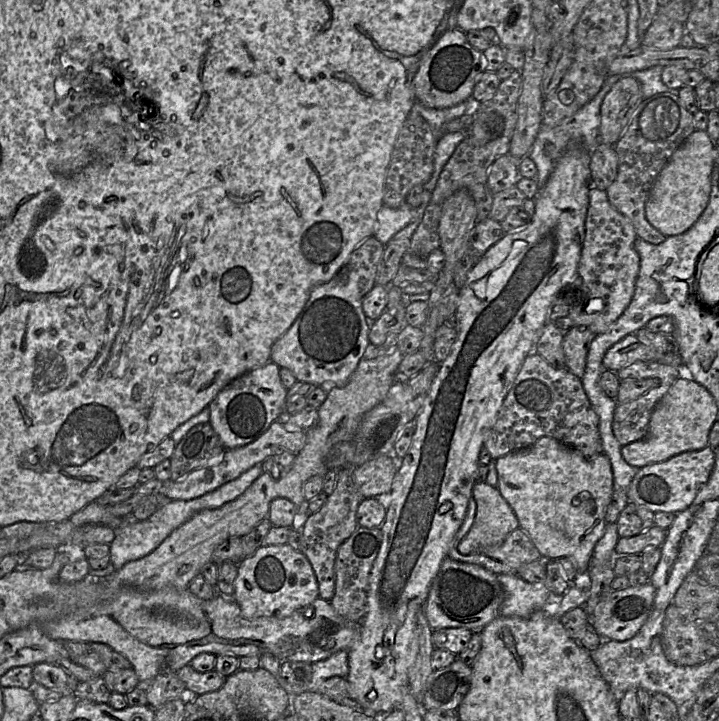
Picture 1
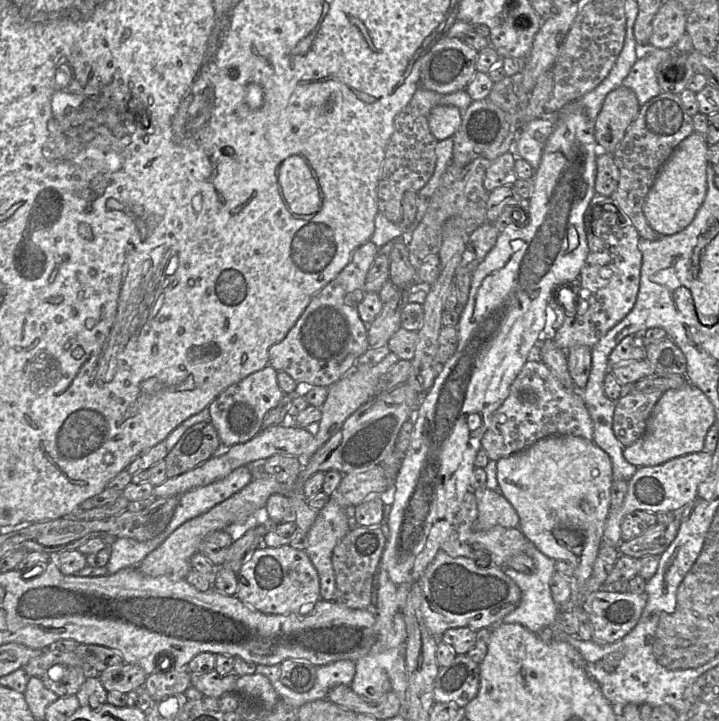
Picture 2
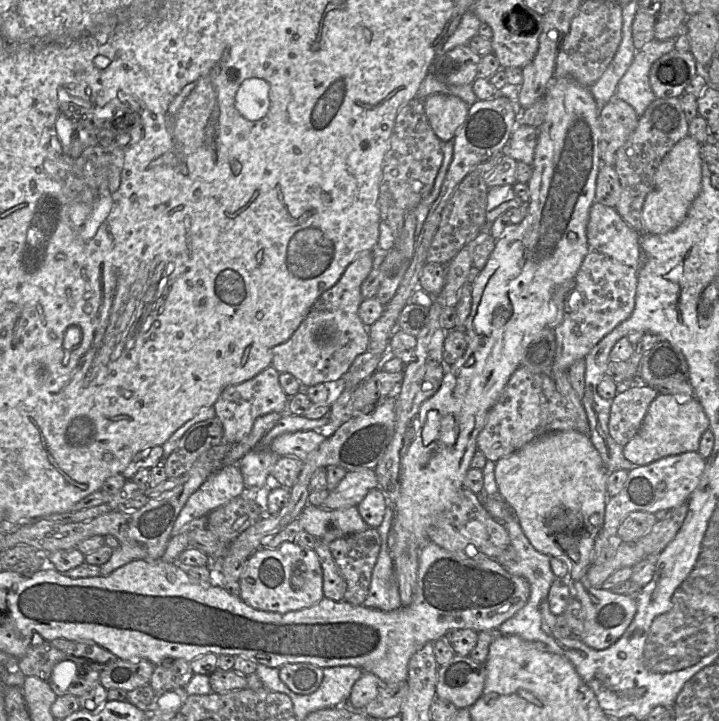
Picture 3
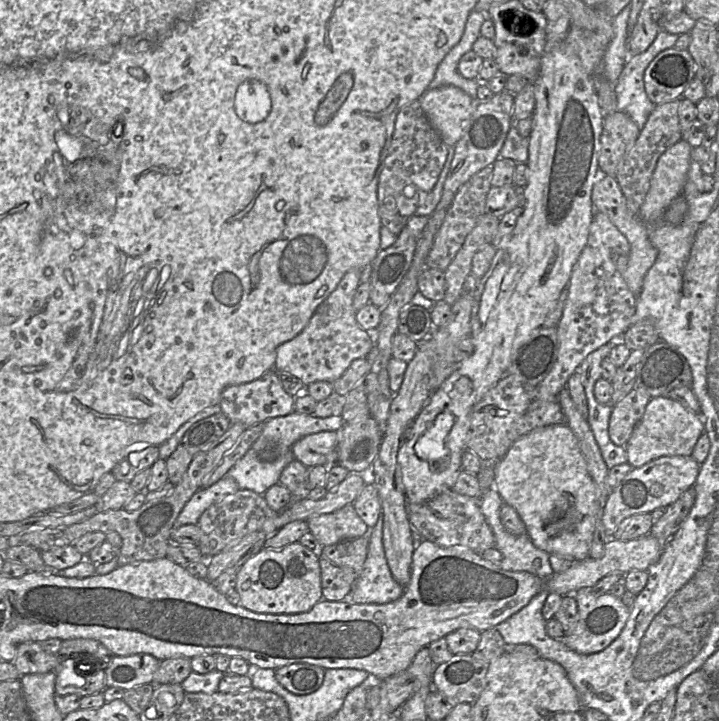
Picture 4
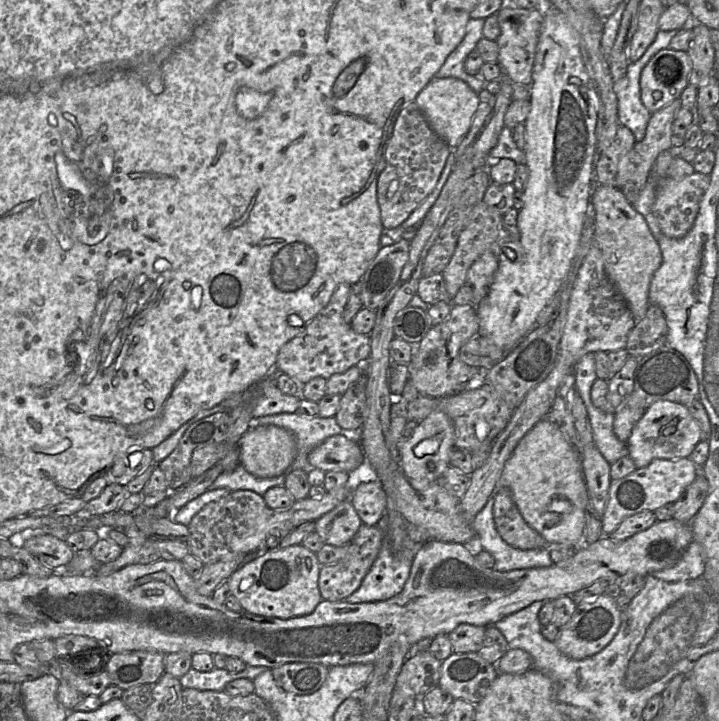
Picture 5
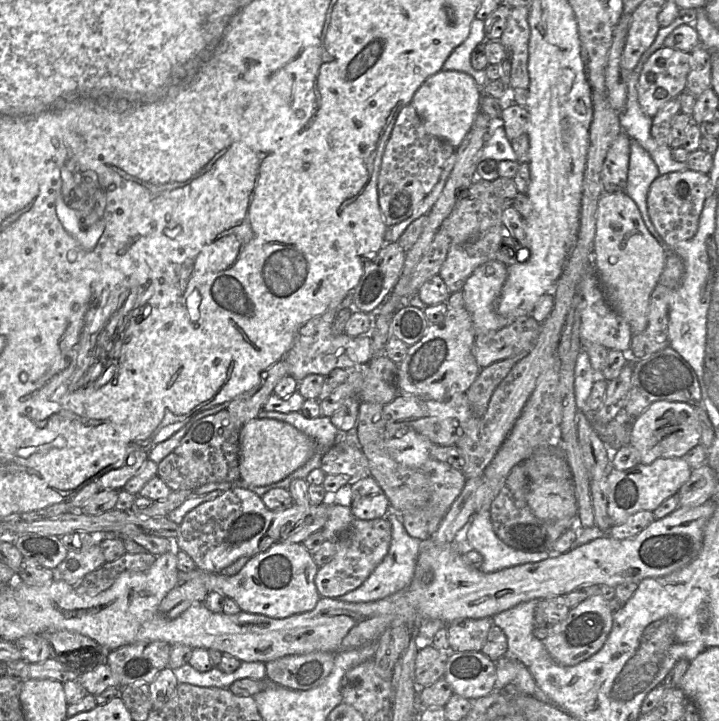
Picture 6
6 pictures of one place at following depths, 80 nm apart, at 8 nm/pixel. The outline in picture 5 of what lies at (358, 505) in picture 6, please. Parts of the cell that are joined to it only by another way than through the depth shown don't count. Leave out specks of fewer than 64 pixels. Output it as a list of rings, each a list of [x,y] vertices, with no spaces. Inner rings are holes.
[[[378,481],[361,483],[352,489],[350,503],[354,507],[361,522],[374,526],[385,518],[386,493]]]

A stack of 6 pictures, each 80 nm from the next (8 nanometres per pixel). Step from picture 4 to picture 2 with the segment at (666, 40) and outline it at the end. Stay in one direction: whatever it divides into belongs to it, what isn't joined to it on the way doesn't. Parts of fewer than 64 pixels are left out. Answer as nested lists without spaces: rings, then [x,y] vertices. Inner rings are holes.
[[[649,44],[641,48],[640,56],[622,82],[622,86],[635,93],[640,106],[663,93],[657,81],[657,68],[662,61],[678,54],[676,49],[658,49]]]

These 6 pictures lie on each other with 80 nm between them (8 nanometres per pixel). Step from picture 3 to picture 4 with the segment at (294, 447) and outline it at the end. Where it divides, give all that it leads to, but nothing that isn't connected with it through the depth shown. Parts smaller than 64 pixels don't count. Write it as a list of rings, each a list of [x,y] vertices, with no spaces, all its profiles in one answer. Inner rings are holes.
[[[324,431],[304,436],[292,446],[294,459],[307,468],[337,464],[337,434]]]

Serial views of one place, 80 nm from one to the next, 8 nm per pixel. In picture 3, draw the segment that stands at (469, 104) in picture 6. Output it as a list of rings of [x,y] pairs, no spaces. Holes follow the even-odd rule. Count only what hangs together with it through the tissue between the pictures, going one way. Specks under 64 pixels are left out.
[[[432,94],[423,101],[428,122],[443,142],[453,140],[466,119],[469,106],[460,98],[447,94]]]

